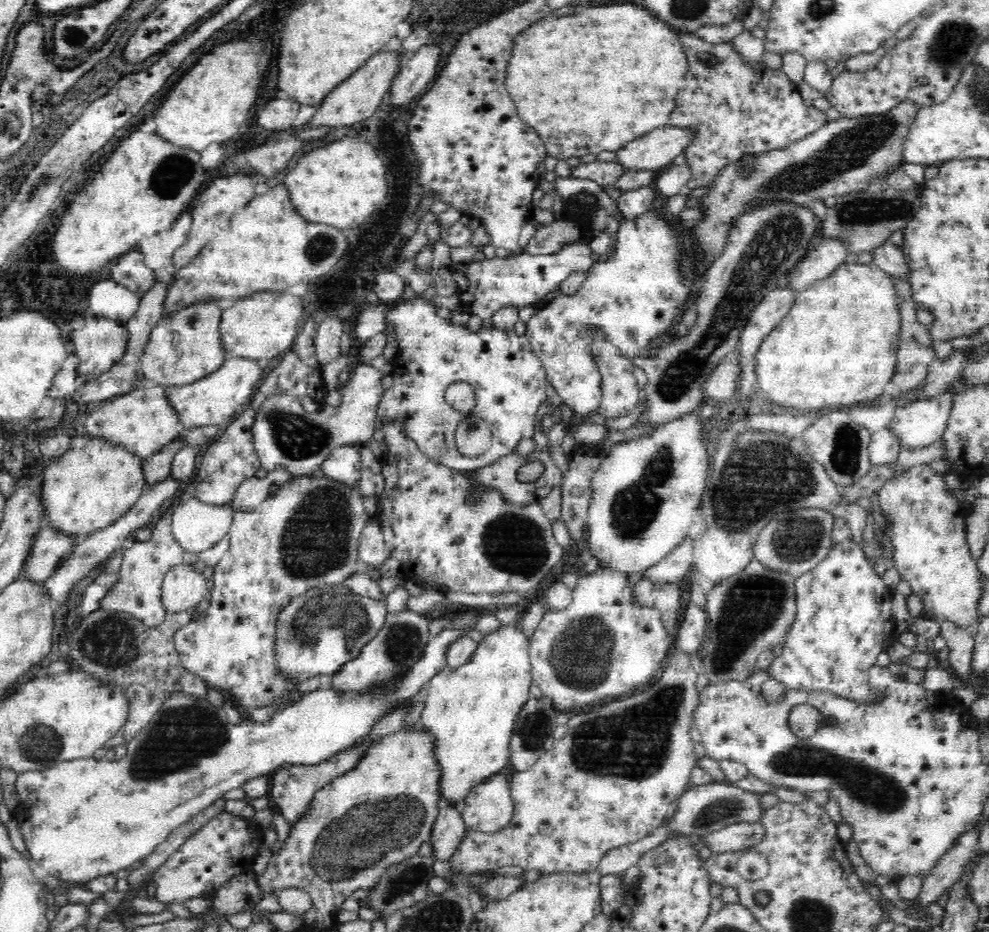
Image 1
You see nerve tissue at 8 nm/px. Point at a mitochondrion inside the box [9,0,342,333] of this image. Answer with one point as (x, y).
(175, 171)

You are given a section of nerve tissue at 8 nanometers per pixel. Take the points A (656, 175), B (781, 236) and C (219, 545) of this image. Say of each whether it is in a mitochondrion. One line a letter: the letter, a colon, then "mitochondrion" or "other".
A: other
B: mitochondrion
C: other

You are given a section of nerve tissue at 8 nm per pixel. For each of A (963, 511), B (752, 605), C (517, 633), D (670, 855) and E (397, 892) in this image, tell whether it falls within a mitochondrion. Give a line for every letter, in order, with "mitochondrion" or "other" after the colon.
A: other
B: mitochondrion
C: other
D: other
E: mitochondrion

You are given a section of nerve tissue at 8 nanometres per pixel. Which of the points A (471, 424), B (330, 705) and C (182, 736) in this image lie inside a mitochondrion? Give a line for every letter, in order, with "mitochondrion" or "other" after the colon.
A: other
B: other
C: mitochondrion

